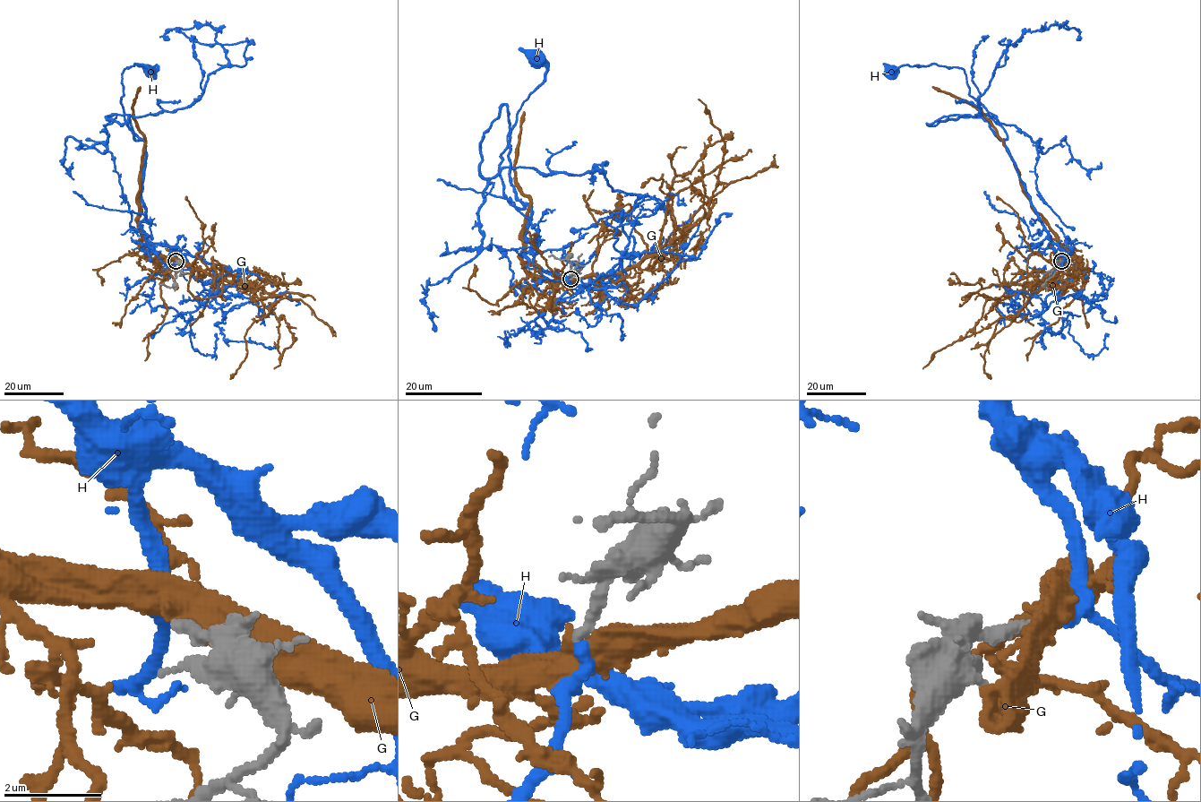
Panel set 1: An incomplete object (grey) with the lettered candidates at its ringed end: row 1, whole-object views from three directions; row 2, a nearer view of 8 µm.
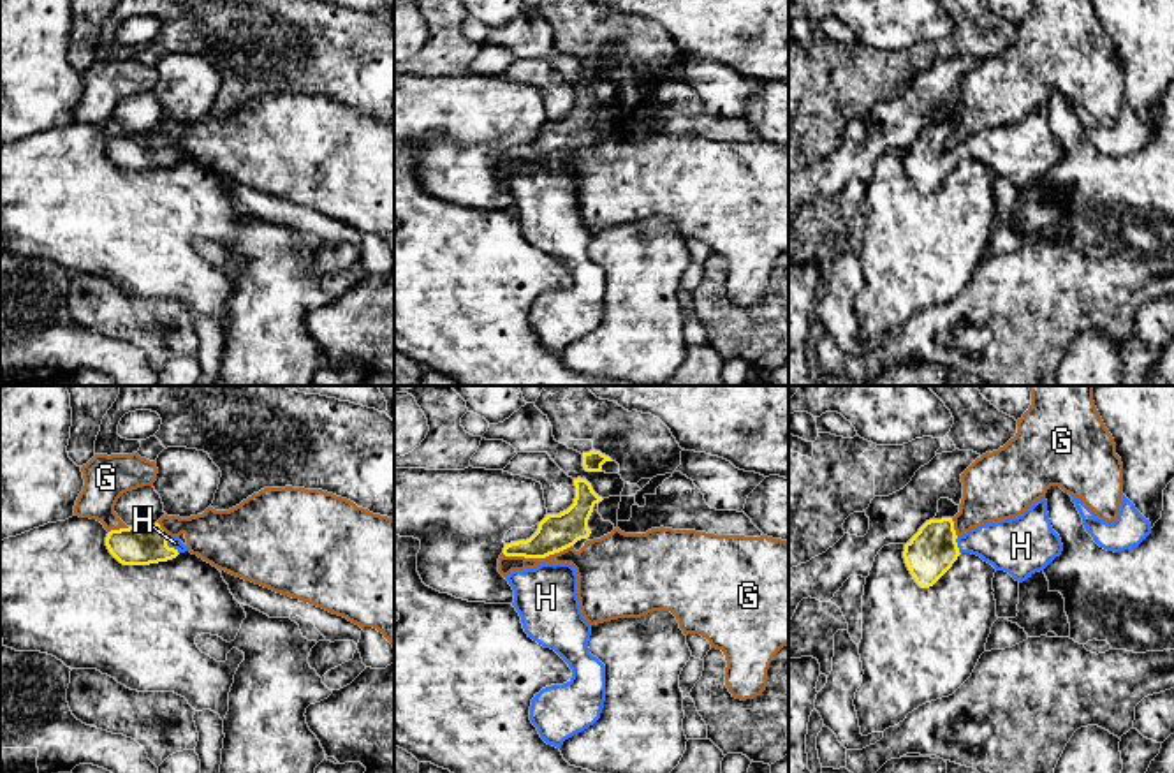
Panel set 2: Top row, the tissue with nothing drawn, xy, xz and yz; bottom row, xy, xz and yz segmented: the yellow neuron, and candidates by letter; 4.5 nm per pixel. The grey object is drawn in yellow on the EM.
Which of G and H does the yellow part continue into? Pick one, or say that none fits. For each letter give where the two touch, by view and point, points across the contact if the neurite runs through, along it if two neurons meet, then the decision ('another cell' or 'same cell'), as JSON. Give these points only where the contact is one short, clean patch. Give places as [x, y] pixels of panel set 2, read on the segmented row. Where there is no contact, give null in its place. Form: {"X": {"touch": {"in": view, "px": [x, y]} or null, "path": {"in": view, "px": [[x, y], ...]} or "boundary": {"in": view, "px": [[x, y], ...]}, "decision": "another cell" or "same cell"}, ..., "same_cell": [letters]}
{"G": {"touch": {"in": "xz", "px": [535, 557]}, "decision": "another cell"}, "H": {"touch": {"in": "xy", "px": [168, 546]}, "path": {"in": "xy", "px": [[131, 546], [168, 546], [175, 543]]}, "decision": "same cell"}, "same_cell": ["H"]}

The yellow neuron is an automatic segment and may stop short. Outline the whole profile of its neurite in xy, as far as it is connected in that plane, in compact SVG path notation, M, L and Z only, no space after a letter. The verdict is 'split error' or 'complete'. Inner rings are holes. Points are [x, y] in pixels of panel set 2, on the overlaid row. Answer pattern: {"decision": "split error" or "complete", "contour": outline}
{"decision": "split error", "contour": "M158 523L146 528L111 530L106 537L109 553L123 565L150 565L176 558L188 548L180 537L167 535Z"}

